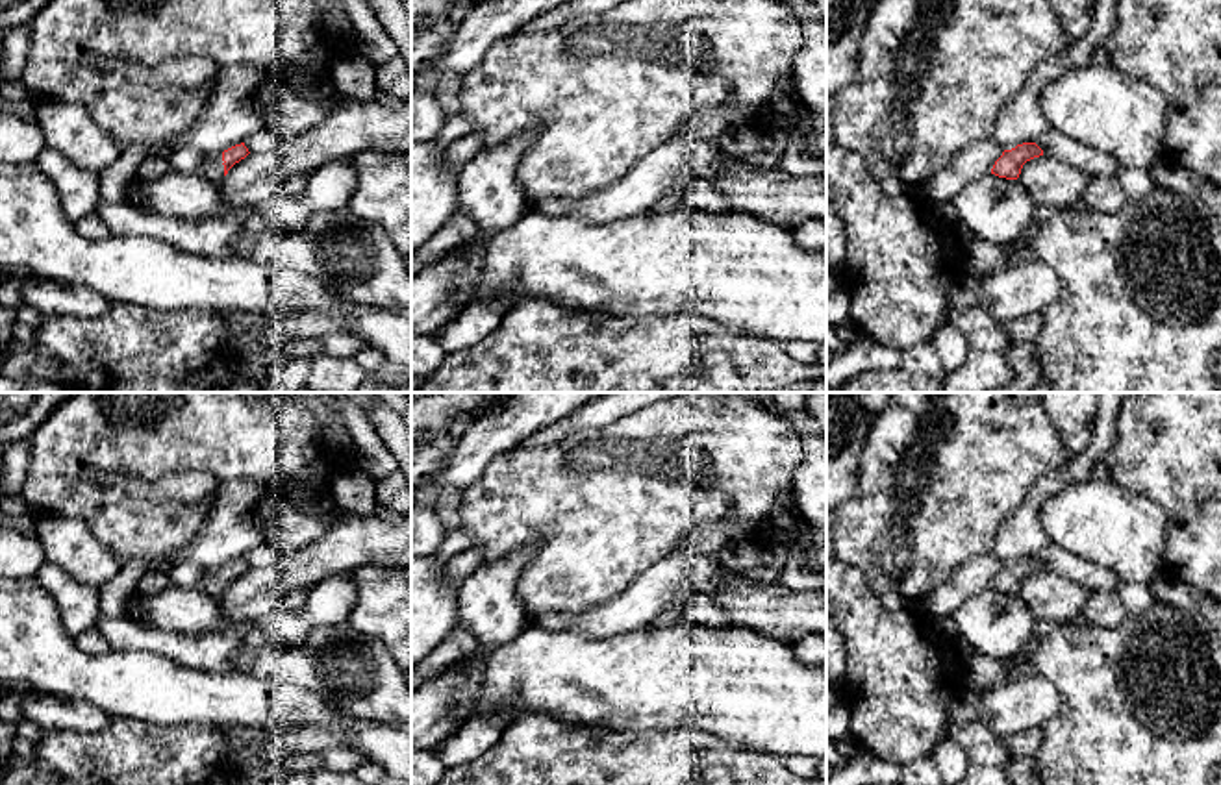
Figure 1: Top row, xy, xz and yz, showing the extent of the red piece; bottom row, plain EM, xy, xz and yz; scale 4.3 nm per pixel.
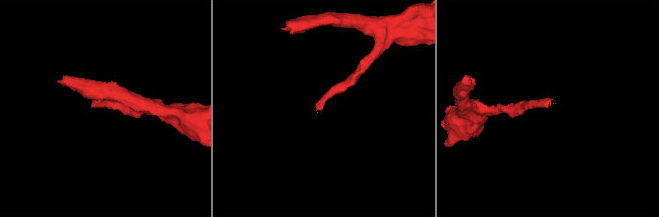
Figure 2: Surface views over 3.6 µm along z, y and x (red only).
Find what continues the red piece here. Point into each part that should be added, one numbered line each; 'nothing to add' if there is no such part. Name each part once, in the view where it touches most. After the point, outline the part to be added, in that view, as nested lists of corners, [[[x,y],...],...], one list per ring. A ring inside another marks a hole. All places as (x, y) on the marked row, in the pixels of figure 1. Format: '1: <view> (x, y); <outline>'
1: xy (212, 169); [[[222,152],[209,154],[208,159],[198,168],[198,174],[215,181],[215,183],[220,183],[224,178],[224,165],[222,163],[224,163]]]

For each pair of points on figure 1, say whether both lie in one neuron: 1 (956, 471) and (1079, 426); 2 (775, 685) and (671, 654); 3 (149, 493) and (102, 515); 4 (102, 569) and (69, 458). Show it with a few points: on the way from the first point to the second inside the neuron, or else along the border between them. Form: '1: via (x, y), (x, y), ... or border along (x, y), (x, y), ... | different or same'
1: border along (1044, 411), (1068, 450) | different
2: via (749, 685), (697, 676) | same
3: border along (95, 478), (136, 498), (176, 502) | different
4: border along (50, 515), (82, 521), (121, 563) | different

